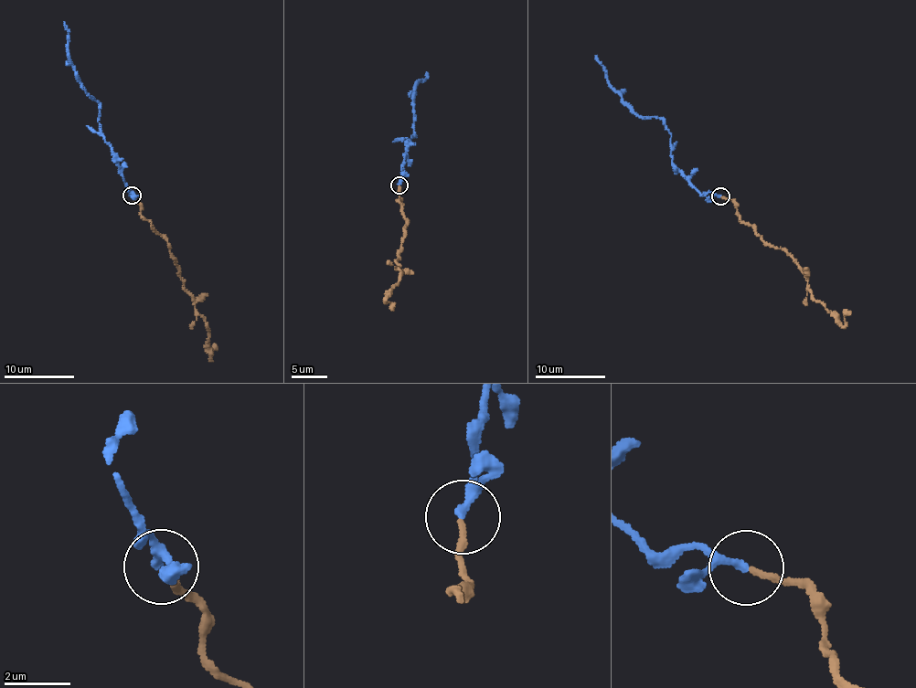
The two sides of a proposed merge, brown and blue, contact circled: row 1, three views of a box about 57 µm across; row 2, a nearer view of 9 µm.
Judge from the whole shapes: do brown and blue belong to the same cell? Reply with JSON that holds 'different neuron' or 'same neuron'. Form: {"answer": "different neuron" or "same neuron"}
{"answer": "same neuron"}

